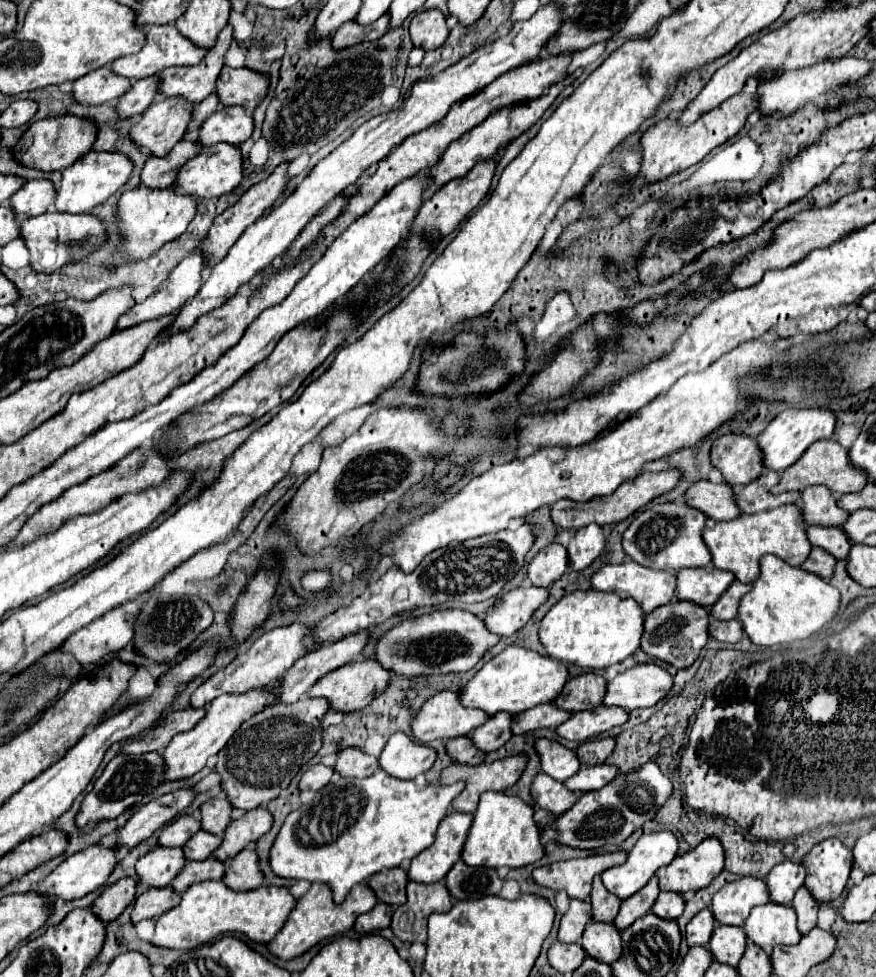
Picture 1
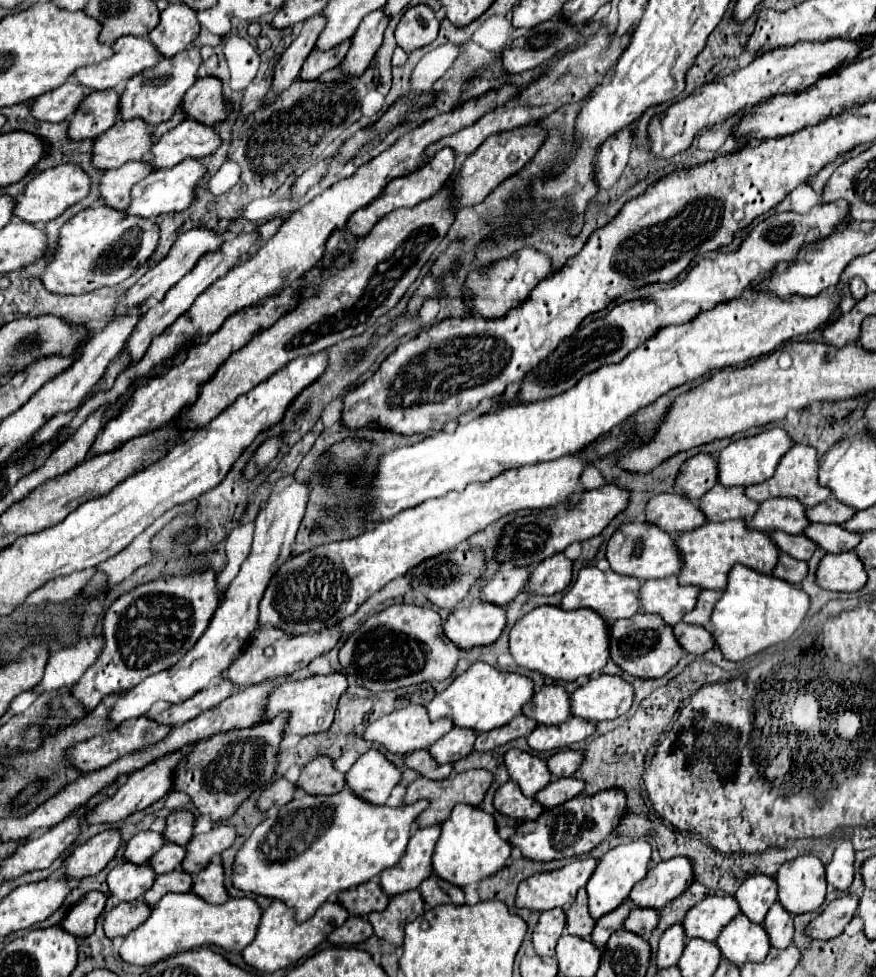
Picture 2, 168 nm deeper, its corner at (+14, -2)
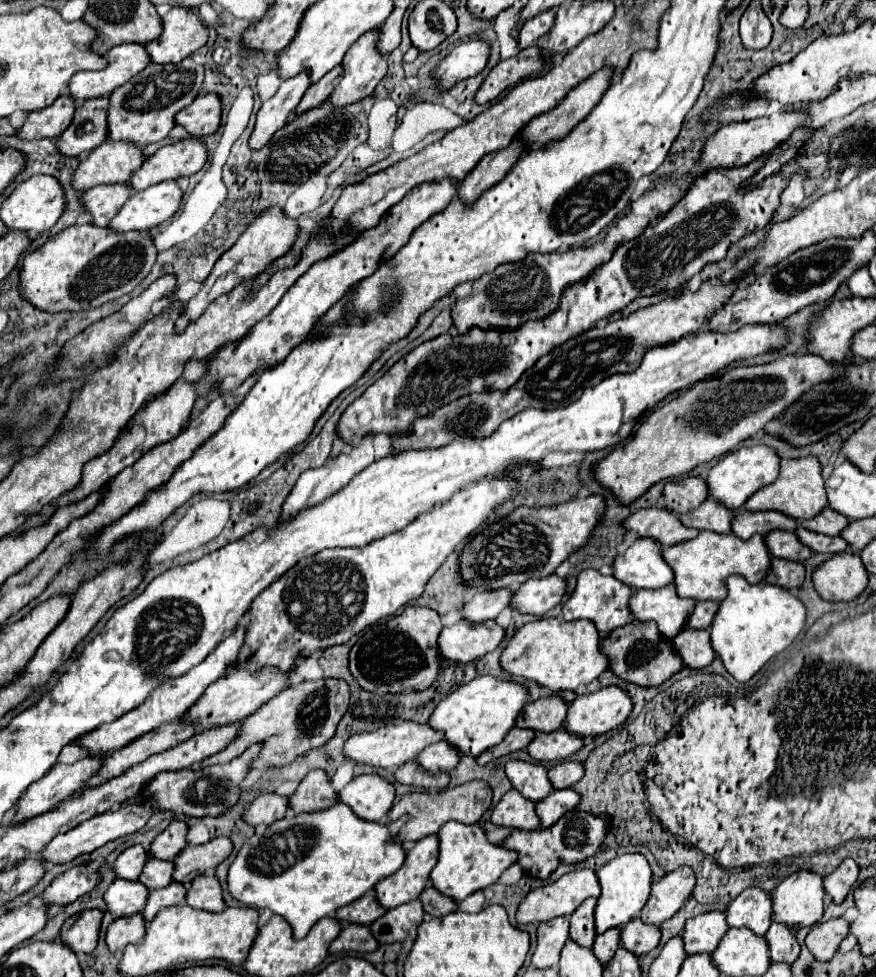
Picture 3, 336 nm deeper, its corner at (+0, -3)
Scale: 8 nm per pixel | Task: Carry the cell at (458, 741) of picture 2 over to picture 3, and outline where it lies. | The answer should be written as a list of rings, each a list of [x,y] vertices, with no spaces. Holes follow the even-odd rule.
[[[438,741],[436,745],[430,745],[428,749],[424,749],[416,757],[416,761],[432,773],[440,773],[440,771],[452,771],[460,761],[460,757],[462,755],[448,741]]]

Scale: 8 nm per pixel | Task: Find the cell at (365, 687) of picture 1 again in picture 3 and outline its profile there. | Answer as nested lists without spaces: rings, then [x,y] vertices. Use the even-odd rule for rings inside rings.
[[[318,679],[292,685],[280,691],[270,701],[266,701],[258,711],[248,715],[242,723],[242,731],[236,737],[236,741],[232,741],[232,745],[228,745],[224,751],[204,759],[200,767],[226,763],[228,759],[234,759],[240,753],[244,753],[256,741],[264,741],[264,749],[260,757],[254,761],[252,769],[258,769],[262,765],[274,765],[274,767],[288,765],[298,755],[322,747],[334,737],[340,719],[348,711],[348,703],[350,703],[350,687],[344,679]]]

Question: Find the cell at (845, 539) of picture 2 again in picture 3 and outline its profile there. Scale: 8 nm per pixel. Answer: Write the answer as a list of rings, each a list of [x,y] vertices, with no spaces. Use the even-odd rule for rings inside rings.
[[[800,525],[796,529],[796,535],[802,539],[802,543],[806,543],[808,547],[812,547],[816,553],[842,553],[842,551],[848,549],[848,543],[840,535],[828,537],[828,535],[804,529]]]

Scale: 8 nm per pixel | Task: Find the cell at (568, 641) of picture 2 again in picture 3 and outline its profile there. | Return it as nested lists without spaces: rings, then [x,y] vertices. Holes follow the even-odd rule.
[[[548,617],[522,625],[506,645],[500,663],[512,675],[532,679],[552,691],[576,691],[580,685],[592,683],[608,669],[608,657],[600,651],[600,643],[602,637],[592,621],[564,621],[560,617]]]

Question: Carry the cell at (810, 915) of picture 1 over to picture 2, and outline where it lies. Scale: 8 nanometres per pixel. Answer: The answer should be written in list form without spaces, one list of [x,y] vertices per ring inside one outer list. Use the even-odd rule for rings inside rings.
[[[780,902],[772,904],[772,908],[768,910],[762,926],[766,928],[766,934],[770,936],[770,946],[784,950],[794,936],[794,924],[792,924],[792,916],[782,908]]]

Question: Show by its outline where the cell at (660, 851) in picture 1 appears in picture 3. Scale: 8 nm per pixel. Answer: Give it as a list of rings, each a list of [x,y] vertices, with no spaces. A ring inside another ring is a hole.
[[[630,853],[630,855],[618,855],[616,859],[608,861],[602,869],[596,871],[600,887],[602,887],[602,895],[598,897],[598,905],[596,905],[596,929],[598,933],[604,933],[612,927],[624,927],[634,915],[638,915],[642,911],[642,907],[646,905],[648,897],[650,897],[650,889],[652,889],[652,869],[648,859],[642,853]]]

